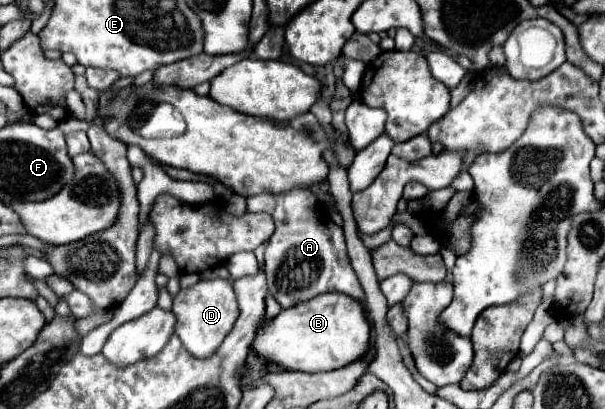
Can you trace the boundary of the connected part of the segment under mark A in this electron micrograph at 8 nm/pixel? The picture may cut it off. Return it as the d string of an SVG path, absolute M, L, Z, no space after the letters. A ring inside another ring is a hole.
M298 186L298 190L290 190L290 194L256 194L254 198L246 198L246 204L248 204L248 212L268 212L274 218L276 230L266 246L264 274L268 280L270 294L278 300L278 304L282 308L296 306L298 302L306 302L308 298L314 298L324 292L342 292L356 300L364 298L364 290L350 266L348 254L346 254L346 242L344 242L342 228L324 214L322 206L318 204L318 200L310 188L302 190L302 186Z

